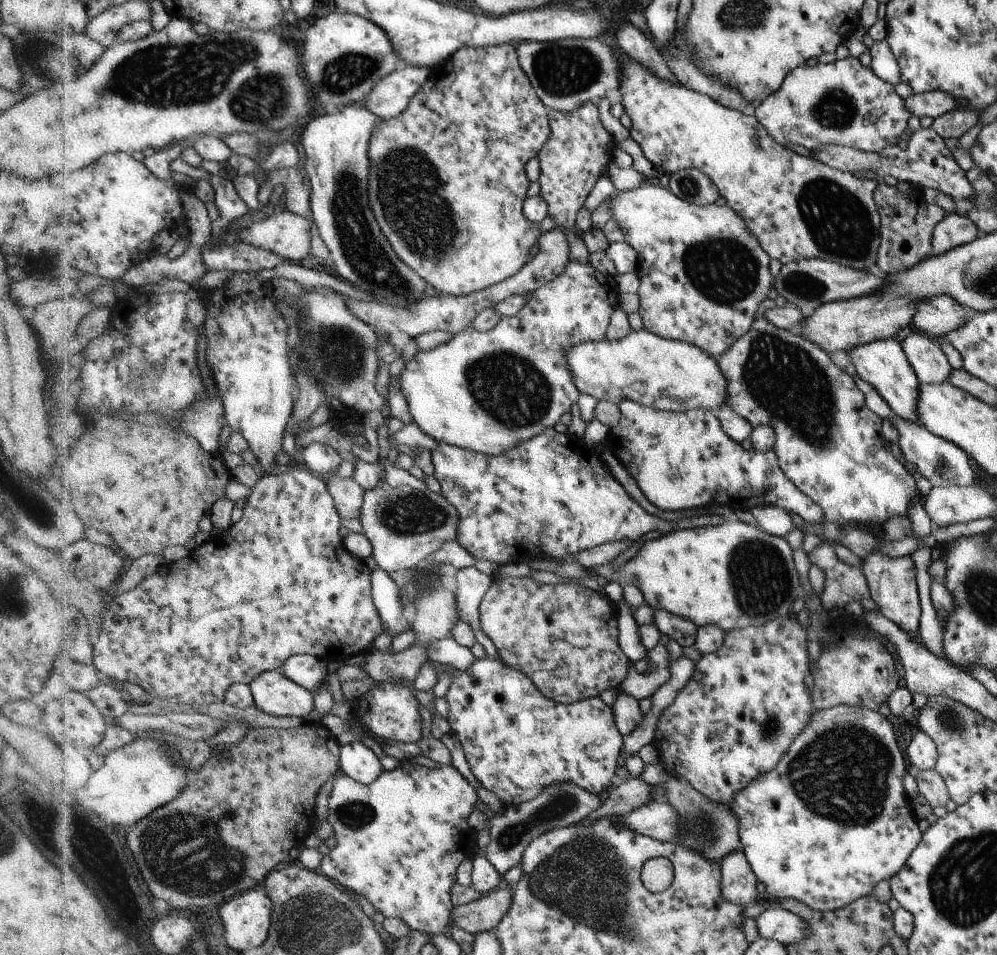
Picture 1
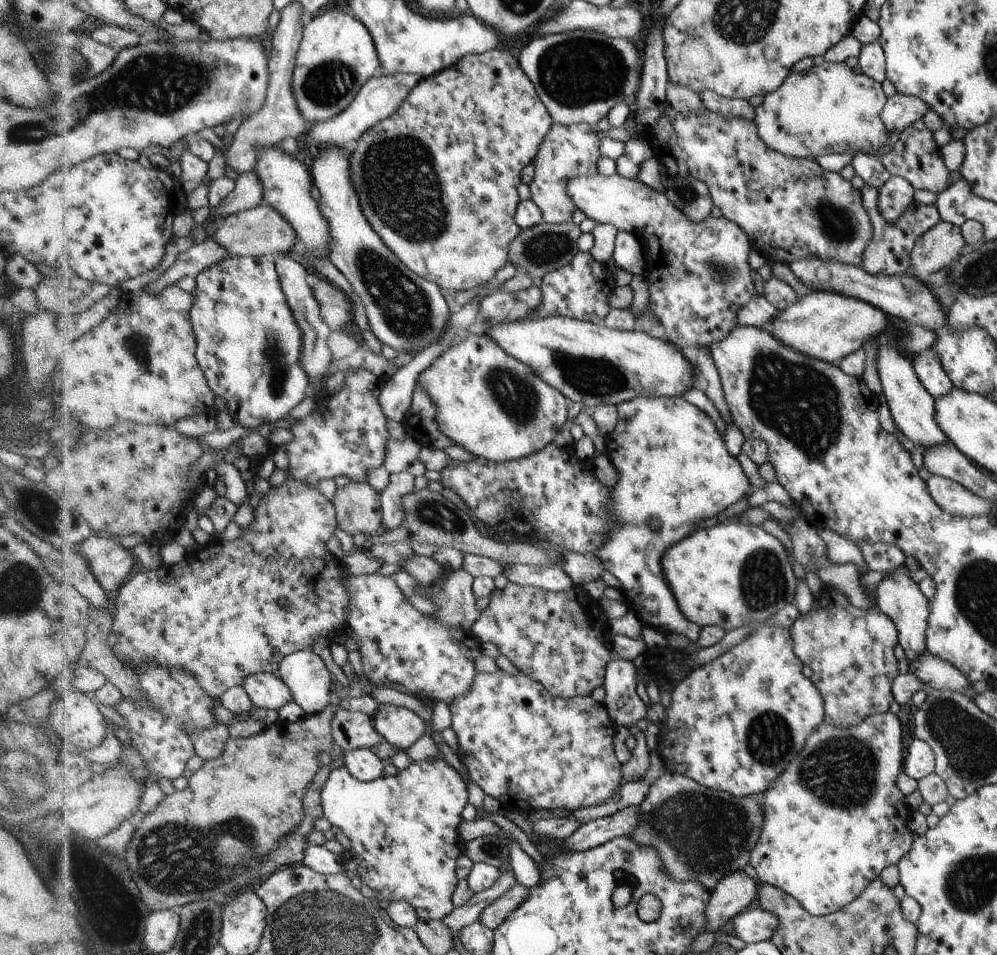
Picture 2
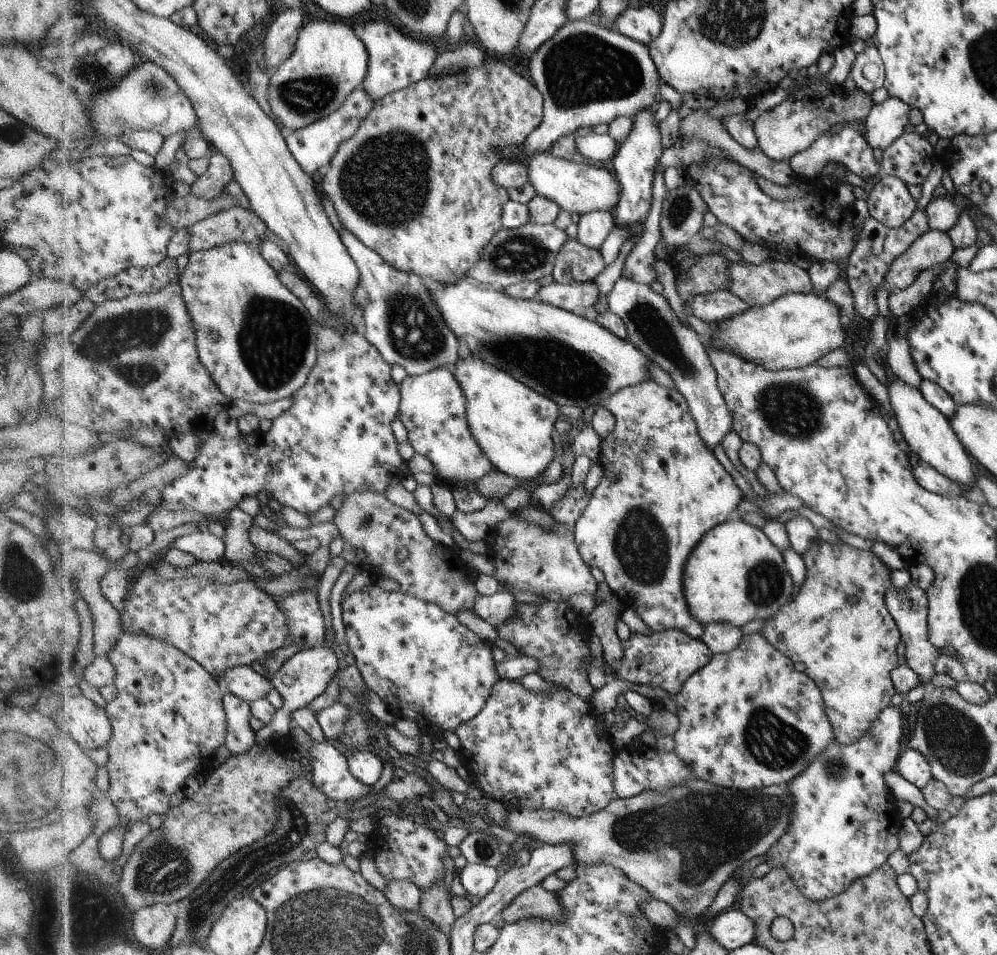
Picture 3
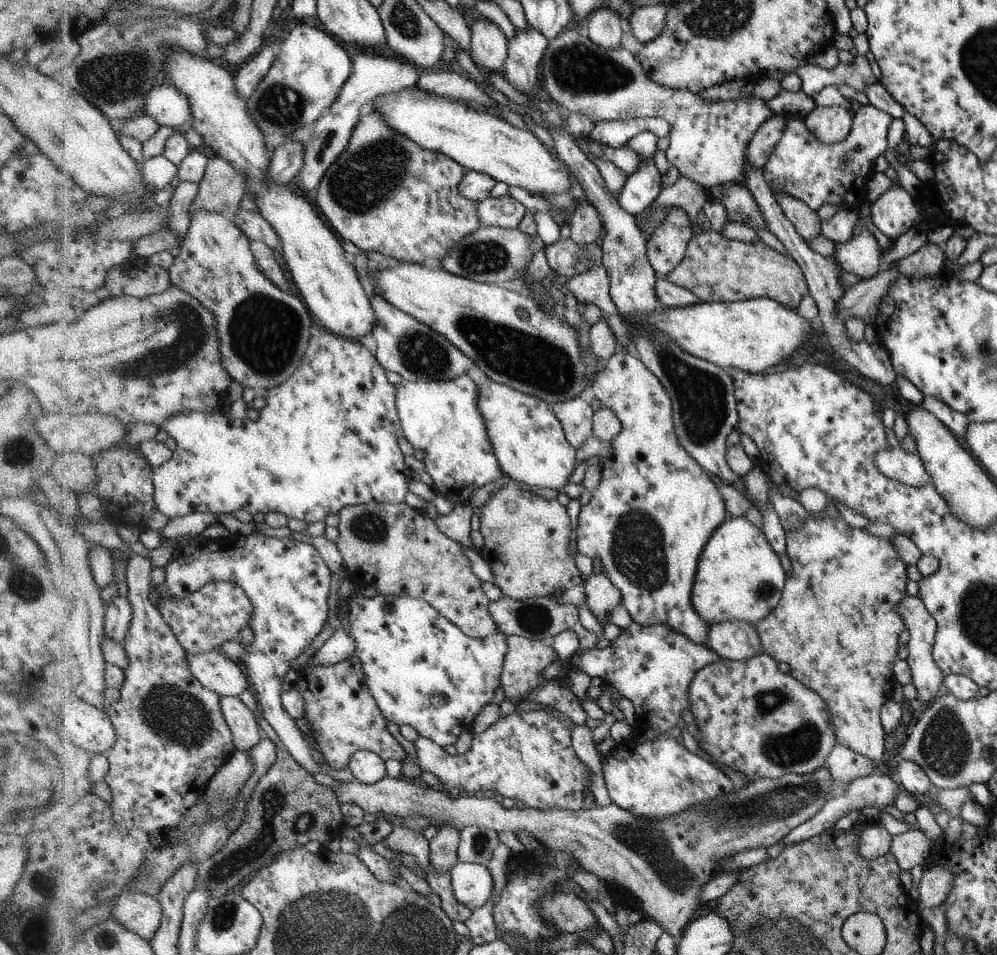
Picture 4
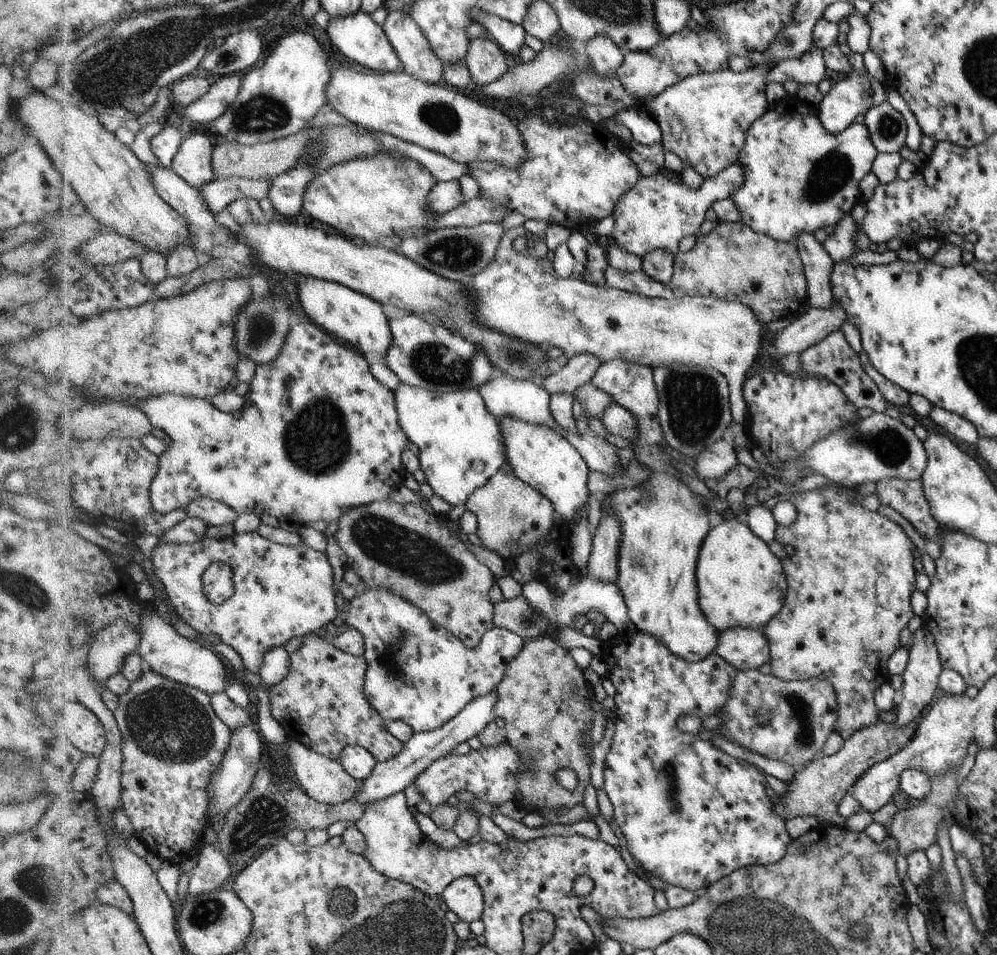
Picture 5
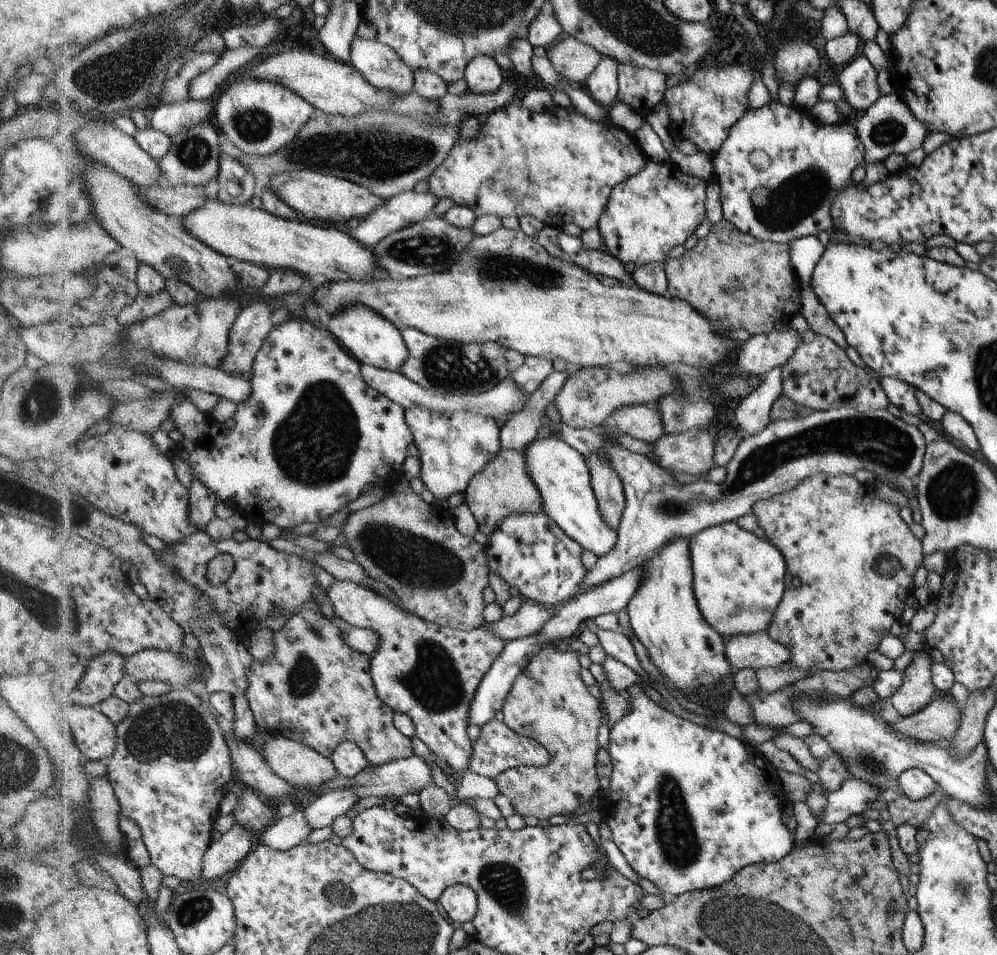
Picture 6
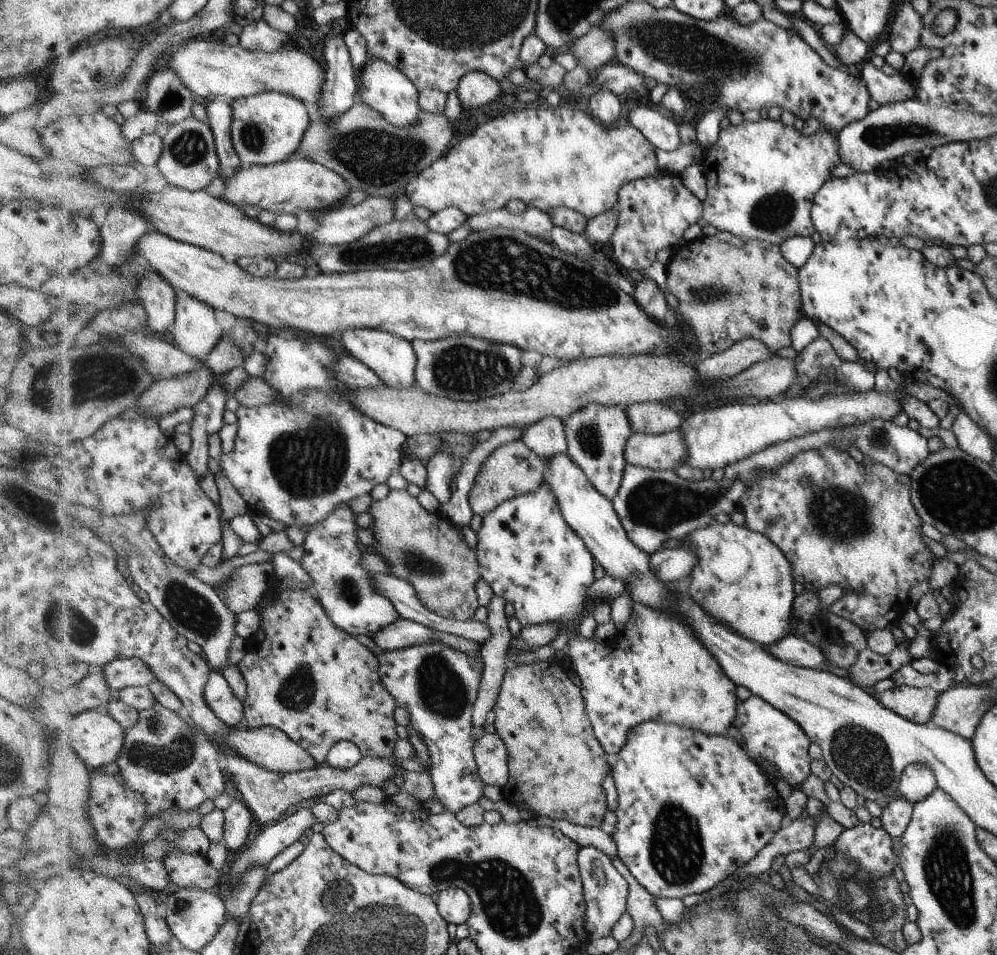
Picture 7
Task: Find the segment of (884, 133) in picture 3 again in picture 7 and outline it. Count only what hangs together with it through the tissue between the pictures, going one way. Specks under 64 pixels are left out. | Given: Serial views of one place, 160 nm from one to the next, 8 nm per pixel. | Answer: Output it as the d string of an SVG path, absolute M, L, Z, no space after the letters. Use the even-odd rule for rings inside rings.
M767 115L758 122L742 121L738 125L724 122L721 126L717 141L704 149L700 167L707 180L707 195L703 200L703 213L698 224L706 226L712 224L718 231L728 231L733 235L743 239L756 239L775 245L781 245L784 241L795 236L811 237L815 232L815 225L811 219L811 210L814 208L815 194L823 188L822 184L826 184L826 180L830 178L830 172L841 164L842 155L840 154L839 139L836 133L824 129L823 127L814 134L806 135L802 131L796 130L793 126L785 126L782 121L770 119Z

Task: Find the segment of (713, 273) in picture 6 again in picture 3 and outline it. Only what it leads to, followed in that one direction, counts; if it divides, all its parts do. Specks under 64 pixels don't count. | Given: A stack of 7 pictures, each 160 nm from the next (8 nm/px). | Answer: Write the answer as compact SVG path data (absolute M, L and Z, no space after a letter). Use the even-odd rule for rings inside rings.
M770 258L758 265L746 262L745 264L729 262L729 277L731 282L726 290L747 302L751 307L769 305L777 298L788 293L814 292L814 286L810 281L808 271L805 271L801 266L794 264L789 259L777 260Z

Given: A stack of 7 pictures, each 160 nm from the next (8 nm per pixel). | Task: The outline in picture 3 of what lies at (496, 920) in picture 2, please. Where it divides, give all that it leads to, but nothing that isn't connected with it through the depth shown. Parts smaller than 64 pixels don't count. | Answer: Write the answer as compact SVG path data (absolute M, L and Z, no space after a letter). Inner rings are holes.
M534 885L524 889L516 898L513 898L499 917L503 924L534 917L556 922L564 918L563 912L557 900L557 894L548 892L540 885Z

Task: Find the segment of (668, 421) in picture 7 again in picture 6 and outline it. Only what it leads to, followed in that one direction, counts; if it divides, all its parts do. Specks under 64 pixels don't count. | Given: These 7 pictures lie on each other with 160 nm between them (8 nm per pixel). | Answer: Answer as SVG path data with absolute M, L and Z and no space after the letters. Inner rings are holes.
M632 405L616 409L609 422L618 428L621 434L630 434L632 438L656 443L665 434L662 415L655 406Z

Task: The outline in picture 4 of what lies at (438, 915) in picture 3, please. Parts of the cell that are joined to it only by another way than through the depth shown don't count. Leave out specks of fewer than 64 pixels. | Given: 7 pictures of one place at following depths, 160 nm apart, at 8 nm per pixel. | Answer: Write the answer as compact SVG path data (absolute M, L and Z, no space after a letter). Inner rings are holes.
M453 825L438 826L437 836L429 842L429 862L438 874L450 871L459 862L459 832Z

